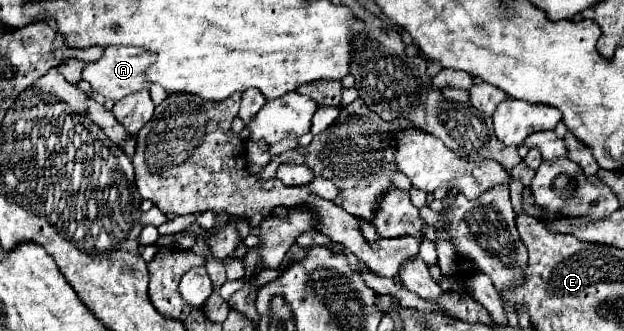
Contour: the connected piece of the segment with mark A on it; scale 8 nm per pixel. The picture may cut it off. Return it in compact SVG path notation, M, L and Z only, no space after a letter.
M107 47L103 57L95 63L87 63L83 79L91 85L91 89L107 99L119 101L131 93L151 89L151 83L145 75L145 71L155 63L155 53L141 49L141 47Z

